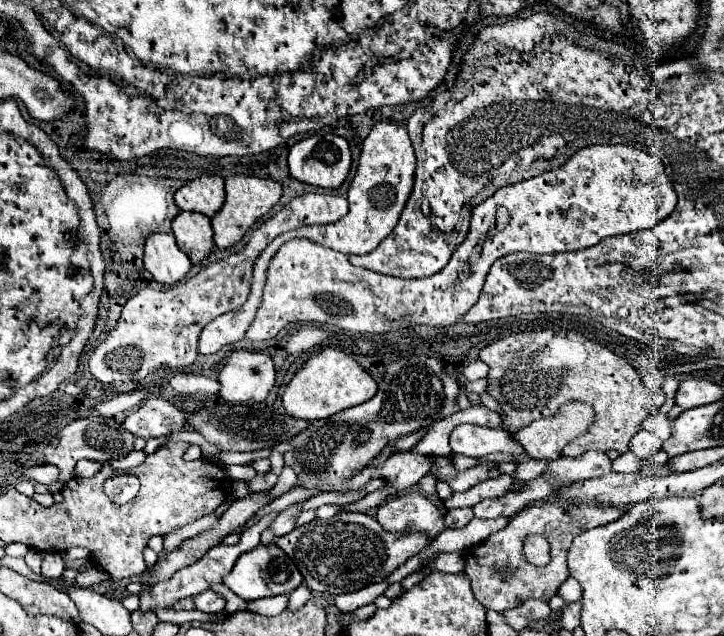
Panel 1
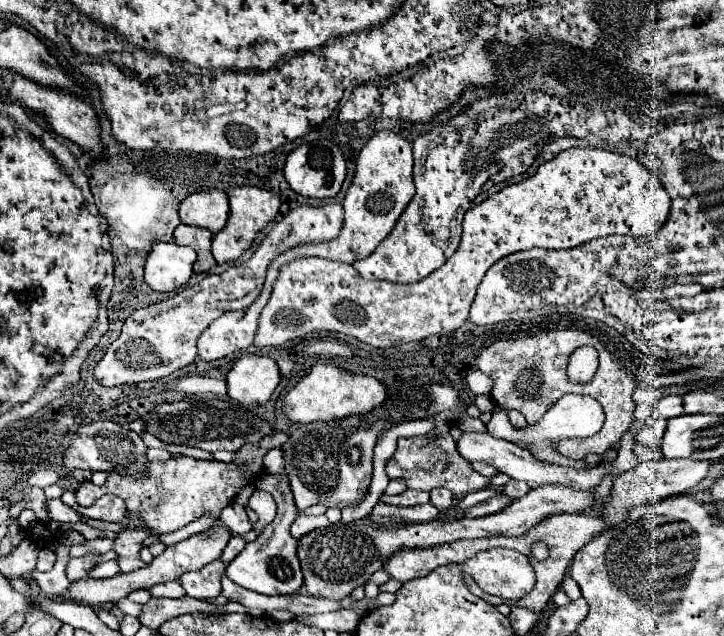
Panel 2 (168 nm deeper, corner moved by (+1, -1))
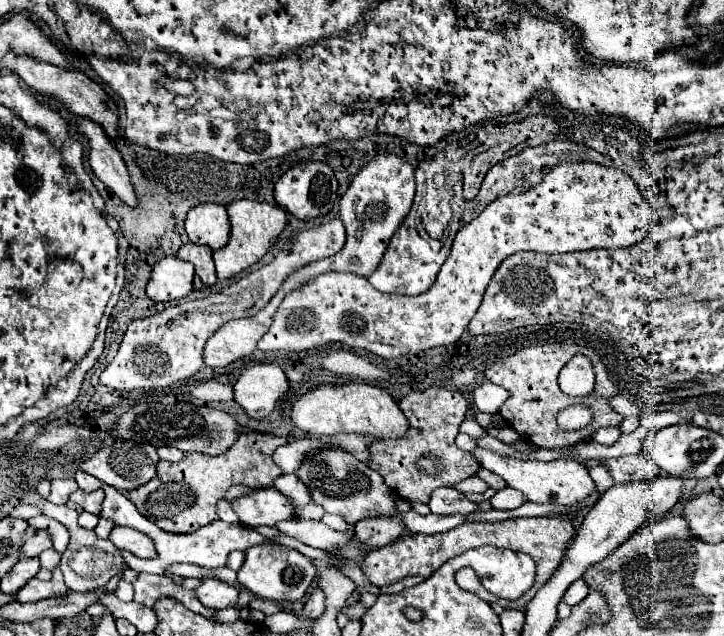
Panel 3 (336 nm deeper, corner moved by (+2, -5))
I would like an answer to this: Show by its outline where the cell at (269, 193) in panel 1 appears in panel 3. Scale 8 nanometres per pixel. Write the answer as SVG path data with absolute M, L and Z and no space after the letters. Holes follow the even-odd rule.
M236 200L226 206L228 216L230 216L230 242L214 250L214 262L216 262L216 274L220 280L234 278L236 274L244 272L252 264L256 264L278 240L278 236L284 232L284 226L288 222L286 212L280 206L264 204L264 202L254 202L254 200Z

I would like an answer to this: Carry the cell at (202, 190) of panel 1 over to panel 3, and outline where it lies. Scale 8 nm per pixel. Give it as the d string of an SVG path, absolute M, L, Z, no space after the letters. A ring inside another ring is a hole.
M198 204L186 216L186 234L192 244L218 250L228 244L230 222L226 208L220 204Z

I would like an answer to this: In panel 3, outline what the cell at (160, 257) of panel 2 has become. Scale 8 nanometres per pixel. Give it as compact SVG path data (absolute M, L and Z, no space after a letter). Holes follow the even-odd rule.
M176 256L162 258L152 270L146 294L154 302L180 300L192 292L192 280L194 280L194 266L190 262L182 262Z

